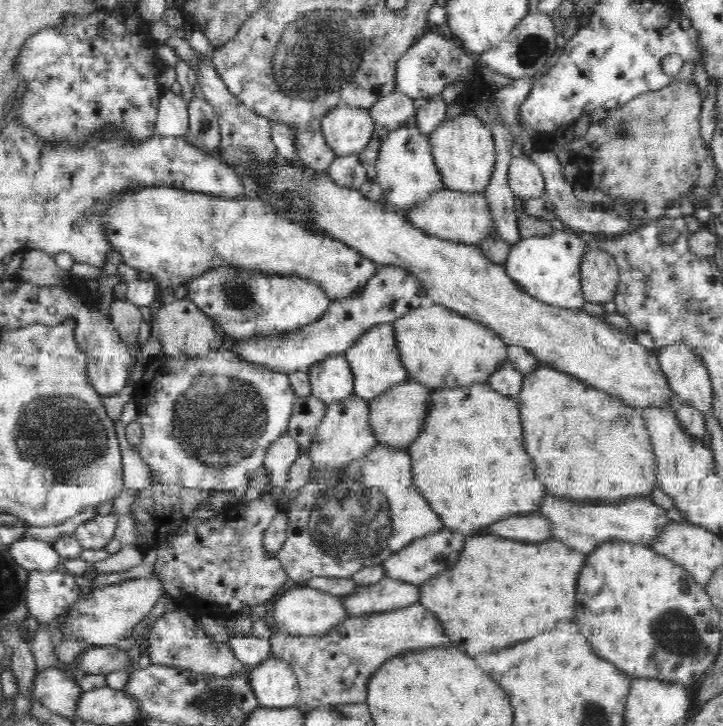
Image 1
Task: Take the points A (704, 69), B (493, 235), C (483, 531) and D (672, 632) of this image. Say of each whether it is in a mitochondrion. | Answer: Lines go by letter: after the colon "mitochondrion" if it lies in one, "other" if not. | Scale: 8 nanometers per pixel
A: other
B: other
C: other
D: mitochondrion

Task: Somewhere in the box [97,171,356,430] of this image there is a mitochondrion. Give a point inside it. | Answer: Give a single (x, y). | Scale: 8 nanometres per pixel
(233, 292)

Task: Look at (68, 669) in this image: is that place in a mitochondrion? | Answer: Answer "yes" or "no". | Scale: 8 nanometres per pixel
no

